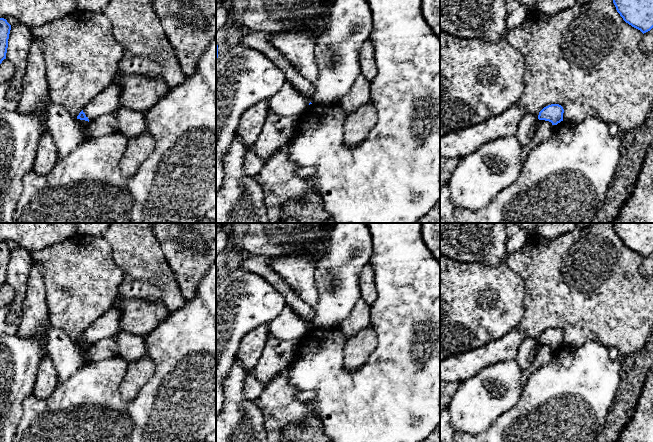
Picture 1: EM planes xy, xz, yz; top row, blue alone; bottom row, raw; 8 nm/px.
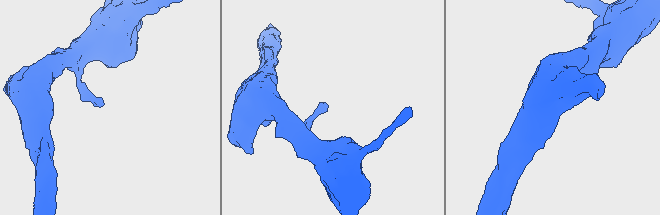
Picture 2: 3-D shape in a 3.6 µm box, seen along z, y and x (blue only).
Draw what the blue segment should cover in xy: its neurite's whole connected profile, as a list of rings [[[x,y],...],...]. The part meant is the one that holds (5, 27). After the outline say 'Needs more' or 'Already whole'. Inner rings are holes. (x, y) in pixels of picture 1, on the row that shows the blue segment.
[[[0,18],[0,64],[6,59],[10,30],[11,25],[7,20]]]. Already whole

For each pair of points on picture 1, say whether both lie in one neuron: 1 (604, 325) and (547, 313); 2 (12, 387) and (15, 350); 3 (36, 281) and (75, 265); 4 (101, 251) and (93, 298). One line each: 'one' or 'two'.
1: one
2: one
3: two
4: one

